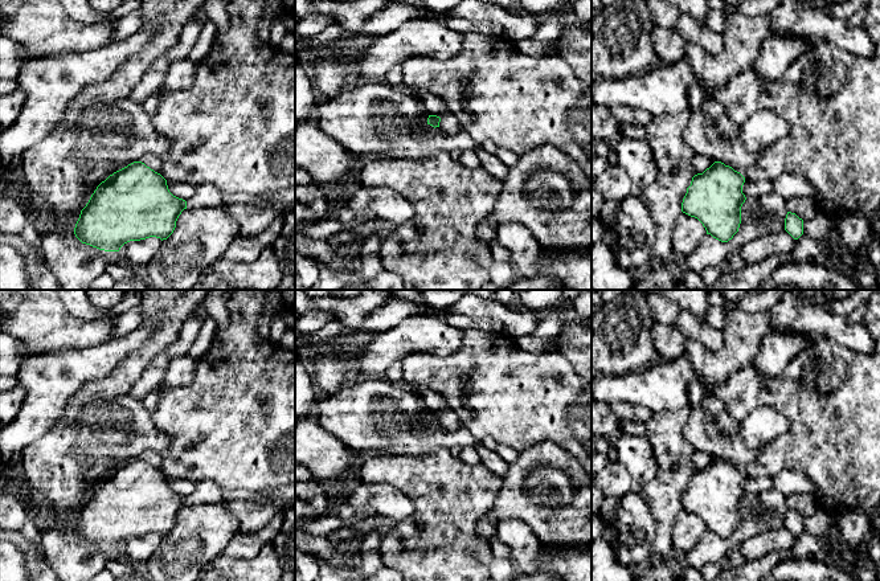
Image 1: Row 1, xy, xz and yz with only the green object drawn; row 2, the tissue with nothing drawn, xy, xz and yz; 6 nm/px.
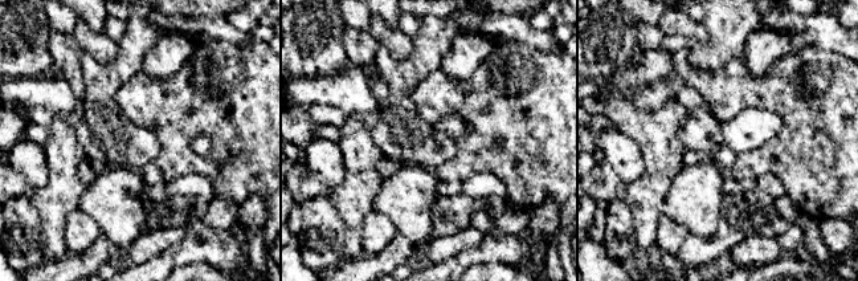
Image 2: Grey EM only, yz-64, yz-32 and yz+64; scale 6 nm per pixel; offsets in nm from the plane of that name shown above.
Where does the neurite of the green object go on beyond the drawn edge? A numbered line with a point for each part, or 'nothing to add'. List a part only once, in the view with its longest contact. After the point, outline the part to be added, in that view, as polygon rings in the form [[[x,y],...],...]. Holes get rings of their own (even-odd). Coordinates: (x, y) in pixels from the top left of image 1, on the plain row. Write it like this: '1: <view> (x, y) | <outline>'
nothing to add

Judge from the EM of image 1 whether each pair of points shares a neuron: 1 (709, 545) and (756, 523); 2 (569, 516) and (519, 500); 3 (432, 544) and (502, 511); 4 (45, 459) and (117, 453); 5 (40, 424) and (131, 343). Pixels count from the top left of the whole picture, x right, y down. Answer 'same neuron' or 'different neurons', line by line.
1: same neuron
2: same neuron
3: different neurons
4: same neuron
5: same neuron

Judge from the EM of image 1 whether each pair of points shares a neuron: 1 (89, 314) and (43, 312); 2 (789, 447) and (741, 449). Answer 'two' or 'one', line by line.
1: two
2: two

